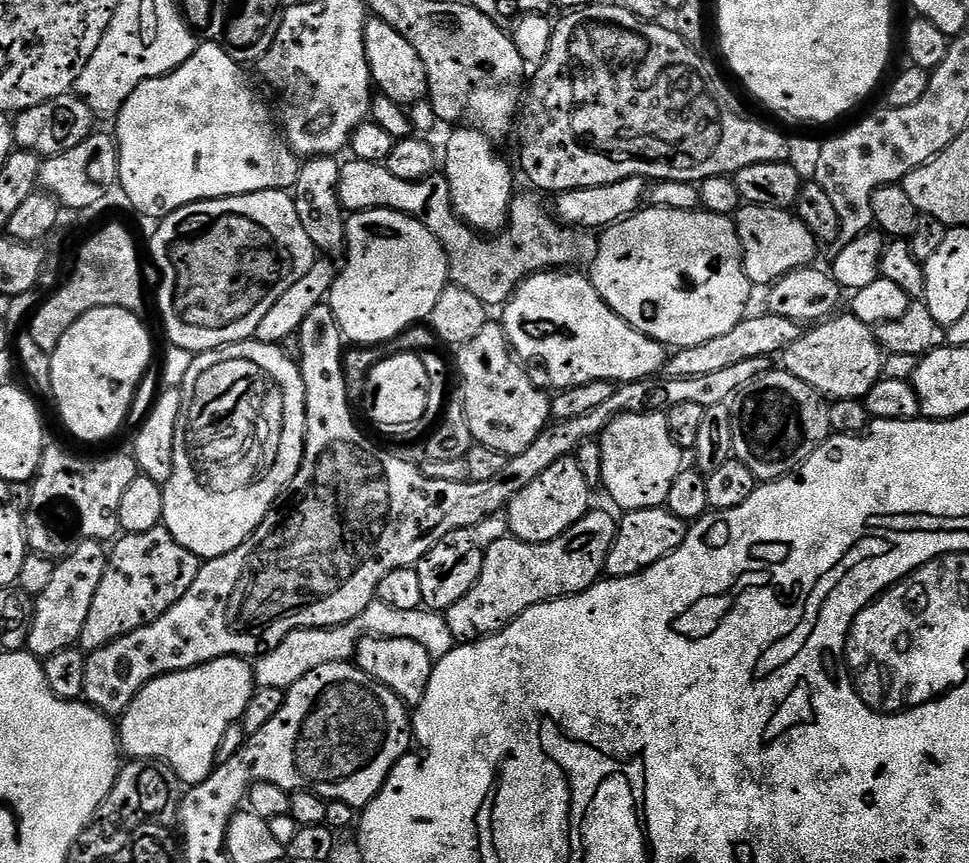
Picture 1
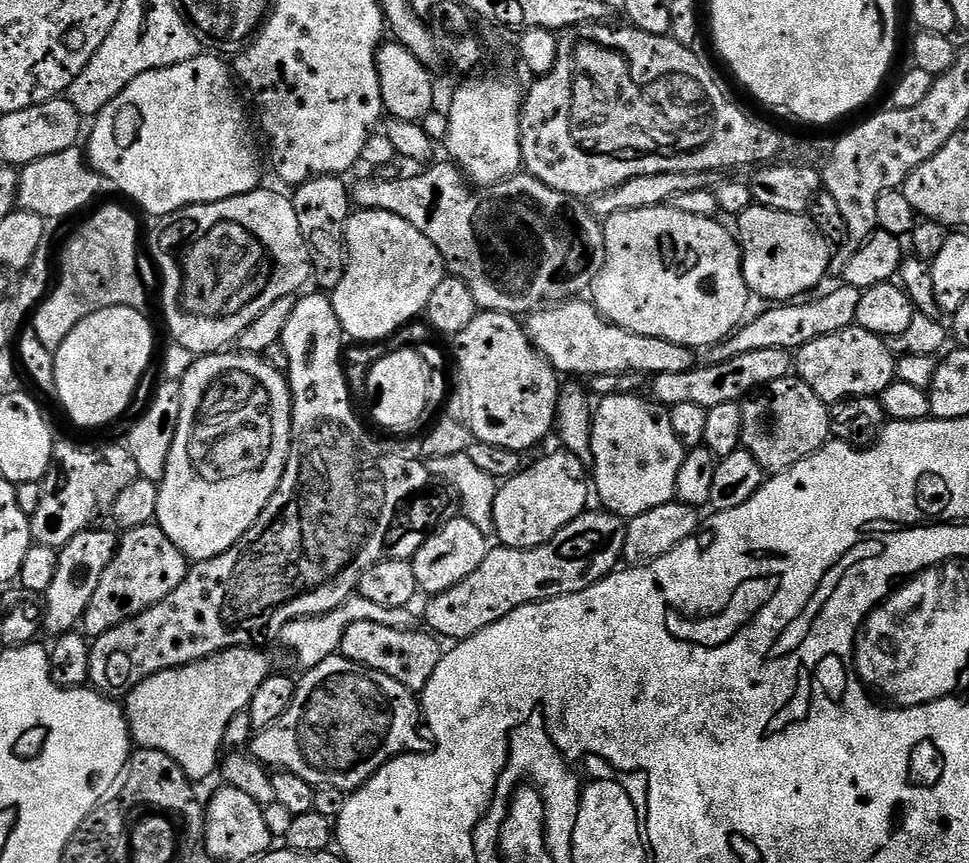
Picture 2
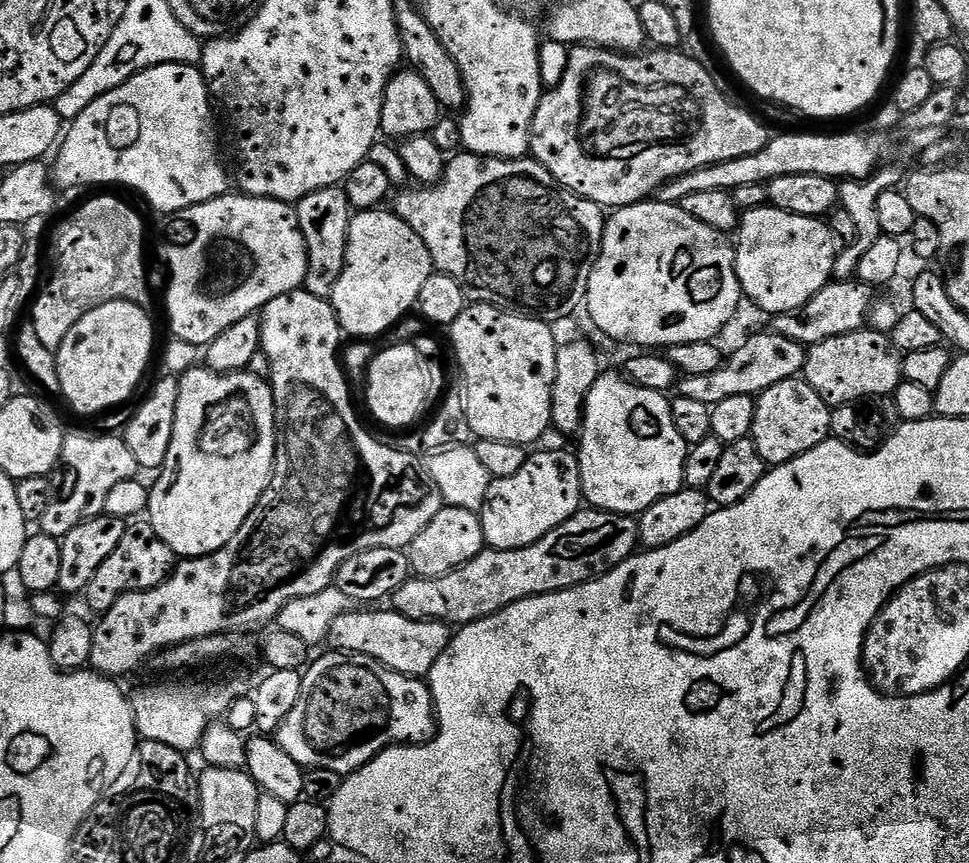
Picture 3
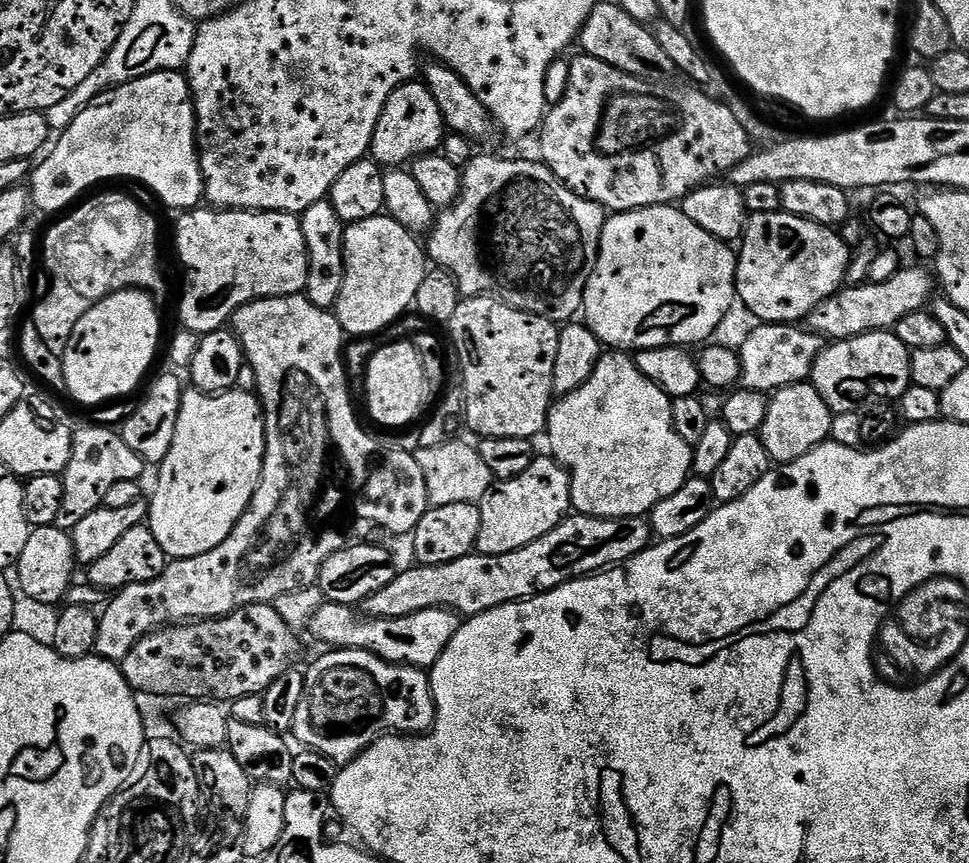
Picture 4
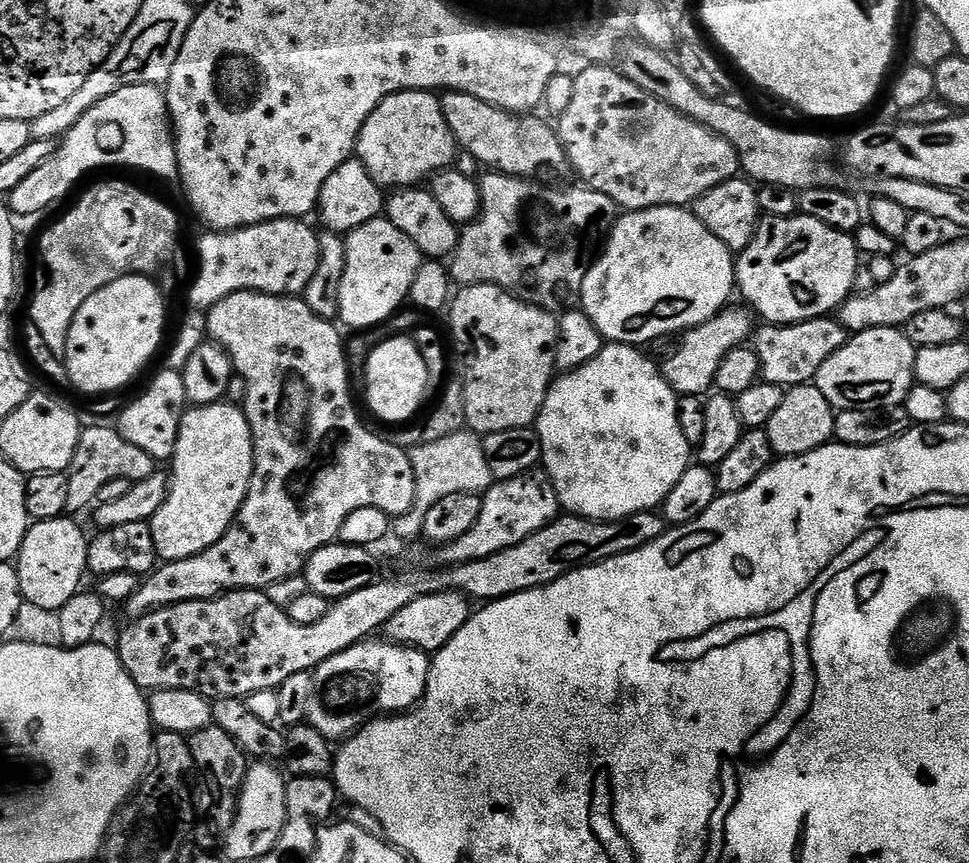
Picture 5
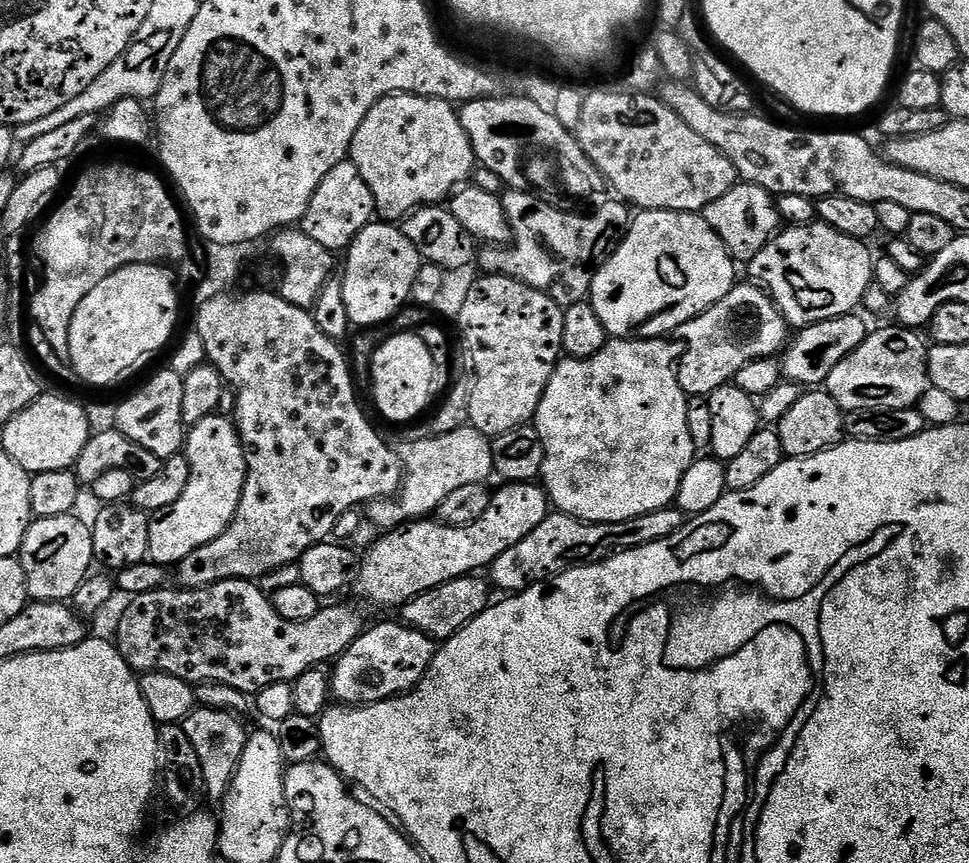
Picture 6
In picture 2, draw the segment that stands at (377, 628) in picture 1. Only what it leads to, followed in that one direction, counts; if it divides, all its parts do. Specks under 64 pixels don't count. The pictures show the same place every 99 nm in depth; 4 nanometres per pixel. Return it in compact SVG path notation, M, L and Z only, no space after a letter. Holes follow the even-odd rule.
M353 594L346 602L342 602L342 606L338 606L321 616L307 616L282 626L278 640L296 655L297 662L302 666L301 669L307 670L318 666L318 662L326 662L326 658L339 653L342 634L346 634L346 630L350 630L350 626L354 622L378 622L382 626L410 628L417 623L415 620L418 620L417 613L415 616L408 608L378 606L378 602L370 602L358 594Z

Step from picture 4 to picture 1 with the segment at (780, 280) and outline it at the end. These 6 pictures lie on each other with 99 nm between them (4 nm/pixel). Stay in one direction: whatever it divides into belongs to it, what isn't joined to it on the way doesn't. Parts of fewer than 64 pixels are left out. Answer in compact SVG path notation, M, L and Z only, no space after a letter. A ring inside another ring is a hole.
M744 204L734 217L740 249L744 252L744 273L753 285L771 286L799 268L809 267L818 251L814 234L791 211Z

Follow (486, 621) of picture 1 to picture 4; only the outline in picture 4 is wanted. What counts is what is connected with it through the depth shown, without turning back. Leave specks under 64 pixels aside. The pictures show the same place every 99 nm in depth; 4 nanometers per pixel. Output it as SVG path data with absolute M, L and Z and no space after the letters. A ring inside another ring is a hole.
M569 515L550 534L538 538L538 542L530 542L530 546L522 546L522 550L514 550L510 554L497 556L481 556L473 554L463 556L454 562L446 562L442 566L426 566L416 564L405 570L397 571L394 582L382 586L362 605L365 617L406 618L406 614L418 614L431 608L449 608L450 611L464 618L482 614L486 610L494 610L503 604L513 604L516 600L526 600L533 593L549 592L581 576L591 576L601 570L607 570L615 565L637 556L642 550L650 547L654 540L651 523L643 516L627 516L626 518L602 518L601 516Z

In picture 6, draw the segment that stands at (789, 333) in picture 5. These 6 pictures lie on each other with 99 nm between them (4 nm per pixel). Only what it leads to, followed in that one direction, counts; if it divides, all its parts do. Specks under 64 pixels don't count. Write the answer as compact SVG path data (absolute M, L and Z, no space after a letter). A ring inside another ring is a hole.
M847 312L799 329L779 357L783 379L793 380L801 386L823 385L827 381L830 370L834 370L834 366L838 366L838 362L842 362L846 354L854 354L854 350L862 346L870 331L870 325L867 322L869 323L863 315Z

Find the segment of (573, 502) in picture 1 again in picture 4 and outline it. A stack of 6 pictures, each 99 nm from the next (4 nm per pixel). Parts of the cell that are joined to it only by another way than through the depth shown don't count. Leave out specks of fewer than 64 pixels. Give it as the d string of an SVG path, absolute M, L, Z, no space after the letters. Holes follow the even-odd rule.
M537 455L527 470L522 470L518 478L498 480L481 498L482 530L478 530L475 551L481 556L510 554L538 542L550 530L554 530L573 511L572 479L570 474L552 459L551 455Z

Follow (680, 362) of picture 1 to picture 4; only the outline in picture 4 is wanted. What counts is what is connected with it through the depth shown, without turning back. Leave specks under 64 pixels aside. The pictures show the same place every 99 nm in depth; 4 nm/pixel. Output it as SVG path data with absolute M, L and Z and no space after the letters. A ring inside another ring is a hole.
M904 266L894 274L894 278L886 278L886 282L881 284L869 282L841 287L839 292L833 294L830 298L826 298L826 302L818 302L818 306L814 306L814 310L810 310L810 314L806 318L806 327L808 331L818 333L828 342L848 340L852 336L861 336L867 332L882 332L895 329L896 324L902 322L902 318L906 318L906 314L914 314L929 307L934 296L932 284L934 288L934 276L929 269L927 272L924 268Z

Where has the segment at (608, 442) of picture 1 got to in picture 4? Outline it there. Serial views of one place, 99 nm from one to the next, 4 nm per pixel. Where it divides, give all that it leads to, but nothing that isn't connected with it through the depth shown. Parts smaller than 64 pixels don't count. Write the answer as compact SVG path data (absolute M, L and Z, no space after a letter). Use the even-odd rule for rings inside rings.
M624 350L605 351L600 357L598 366L594 366L594 374L590 374L590 378L586 378L586 382L582 382L582 386L578 386L578 390L559 397L553 403L552 407L548 409L547 436L549 448L547 451L552 459L558 461L570 474L572 479L572 507L582 516L601 516L602 518L647 517L652 508L658 506L658 502L662 502L662 498L670 498L670 494L674 494L674 490L678 490L678 486L686 483L692 472L693 445L682 442L682 438L678 438L678 430L674 430L672 400L662 388L659 388L654 382L650 382L650 378L646 378L646 374L642 374L642 370L638 370L635 359Z

